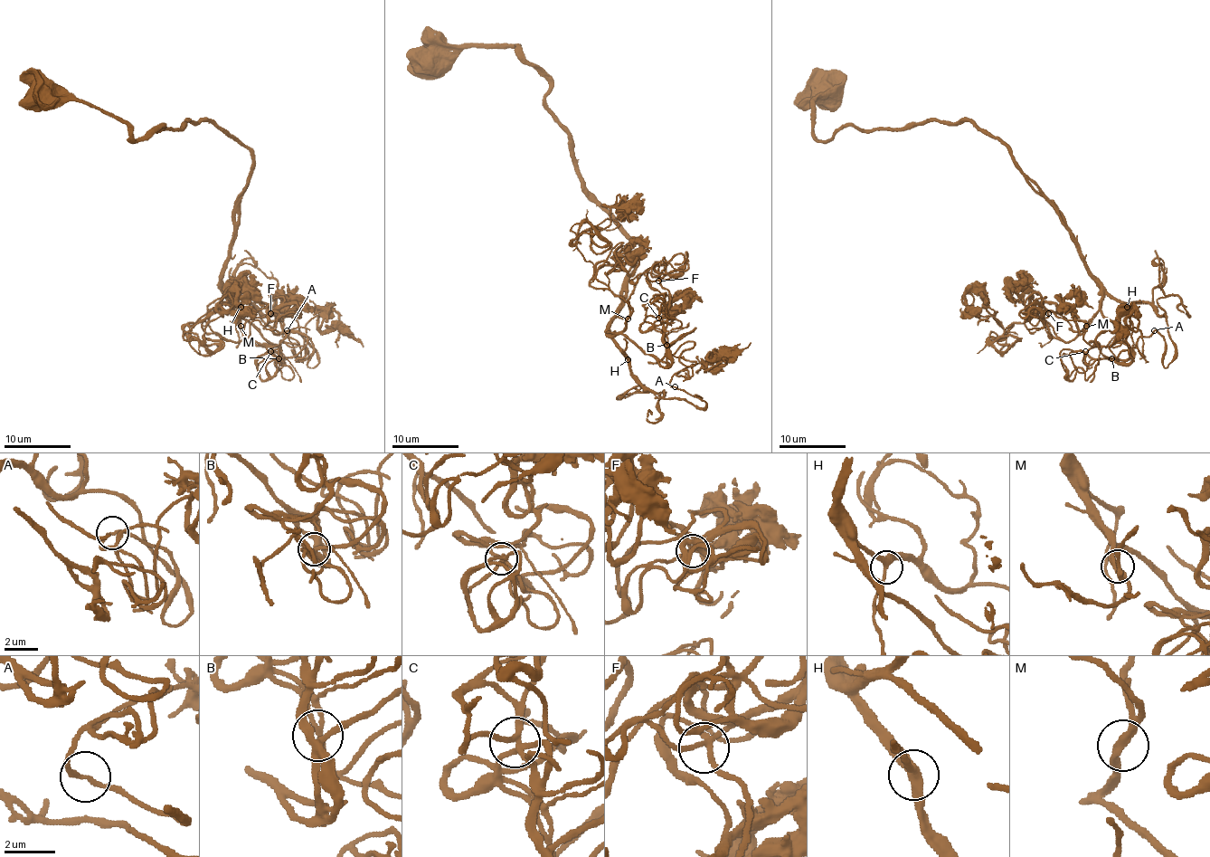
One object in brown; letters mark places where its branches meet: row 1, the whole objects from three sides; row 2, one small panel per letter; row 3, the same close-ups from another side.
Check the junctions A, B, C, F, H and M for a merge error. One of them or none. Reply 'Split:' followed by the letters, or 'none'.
Split: none

